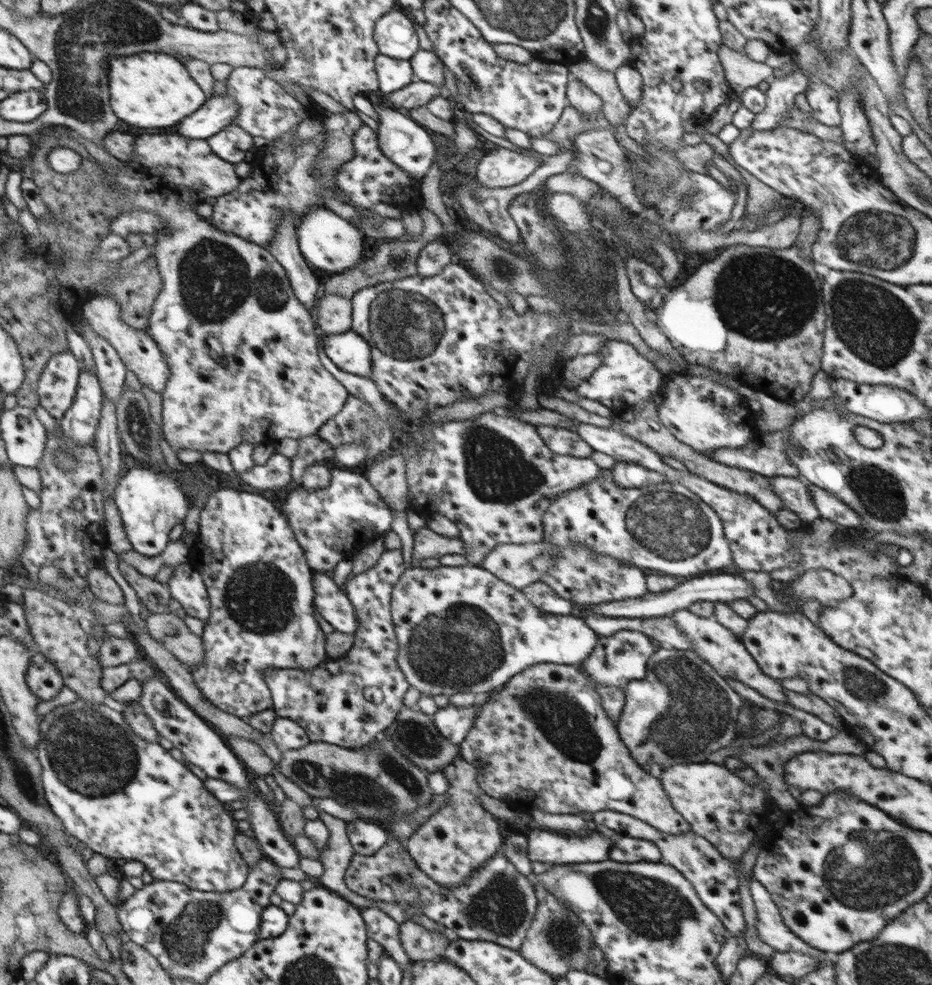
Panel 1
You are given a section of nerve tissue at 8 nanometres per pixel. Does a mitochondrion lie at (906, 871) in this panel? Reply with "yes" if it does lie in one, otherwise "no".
yes

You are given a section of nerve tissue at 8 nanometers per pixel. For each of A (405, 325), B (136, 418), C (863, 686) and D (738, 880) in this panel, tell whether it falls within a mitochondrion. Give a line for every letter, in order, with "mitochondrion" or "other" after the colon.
A: mitochondrion
B: mitochondrion
C: mitochondrion
D: other

